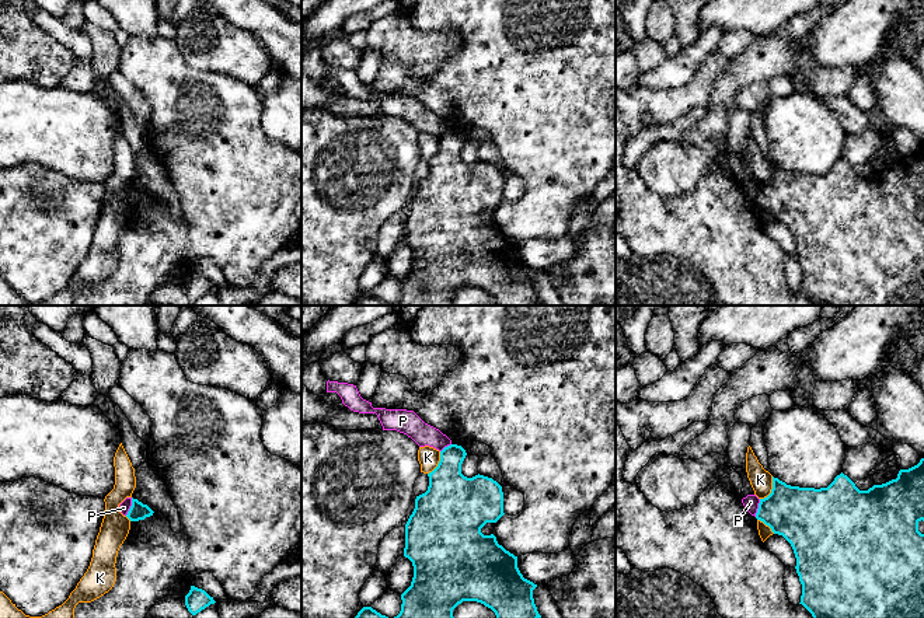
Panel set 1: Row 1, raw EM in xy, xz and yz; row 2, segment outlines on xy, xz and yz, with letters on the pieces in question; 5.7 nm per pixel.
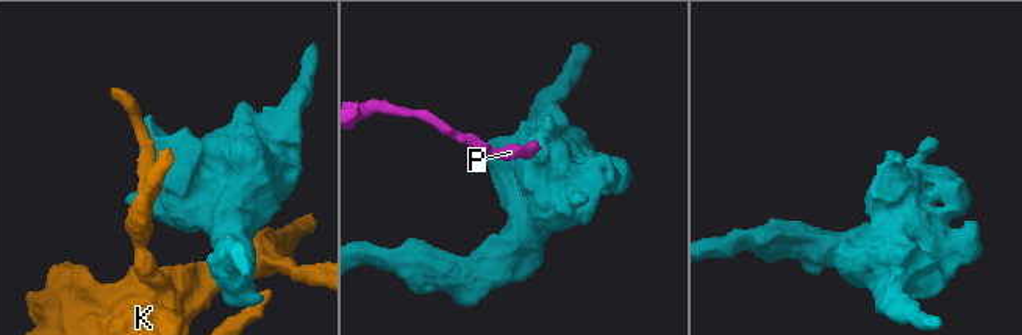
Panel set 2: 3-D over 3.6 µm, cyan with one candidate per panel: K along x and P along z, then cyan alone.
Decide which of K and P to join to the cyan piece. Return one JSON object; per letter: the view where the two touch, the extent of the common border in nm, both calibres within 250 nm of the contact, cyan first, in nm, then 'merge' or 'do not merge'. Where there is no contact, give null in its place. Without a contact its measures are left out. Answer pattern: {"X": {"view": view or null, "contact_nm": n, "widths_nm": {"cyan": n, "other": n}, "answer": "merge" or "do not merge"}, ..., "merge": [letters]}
{"K": {"view": "yz", "contact_nm": 150, "widths_nm": {"cyan": 340, "other": 130}, "answer": "do not merge"}, "P": {"view": "xy", "contact_nm": 110, "widths_nm": {"cyan": 100, "other": 60}, "answer": "do not merge"}, "merge": []}

